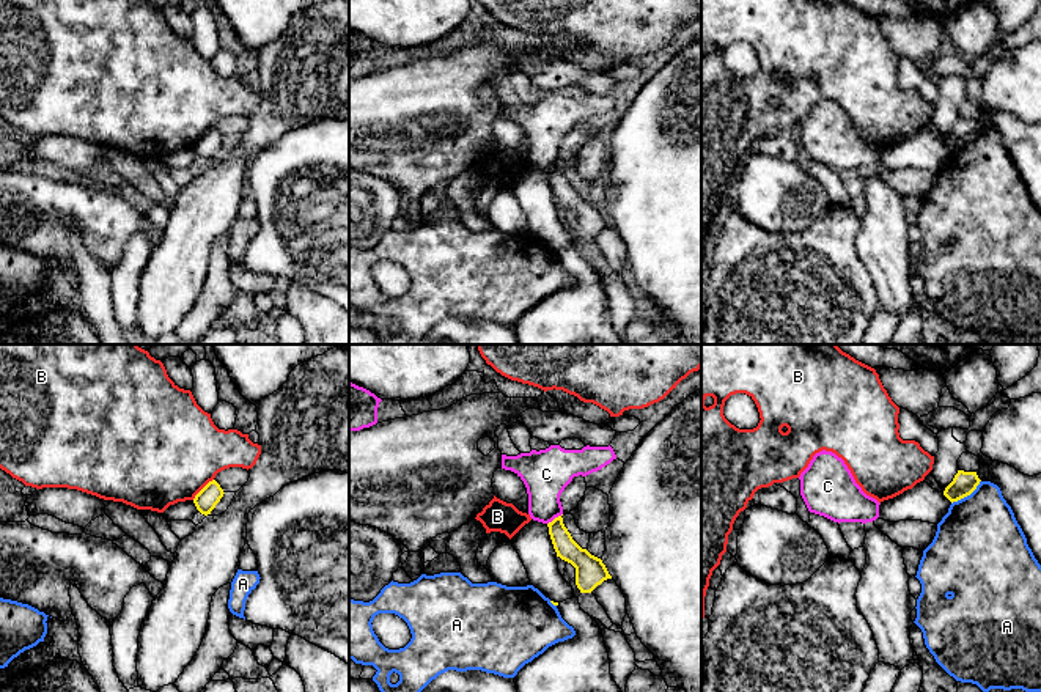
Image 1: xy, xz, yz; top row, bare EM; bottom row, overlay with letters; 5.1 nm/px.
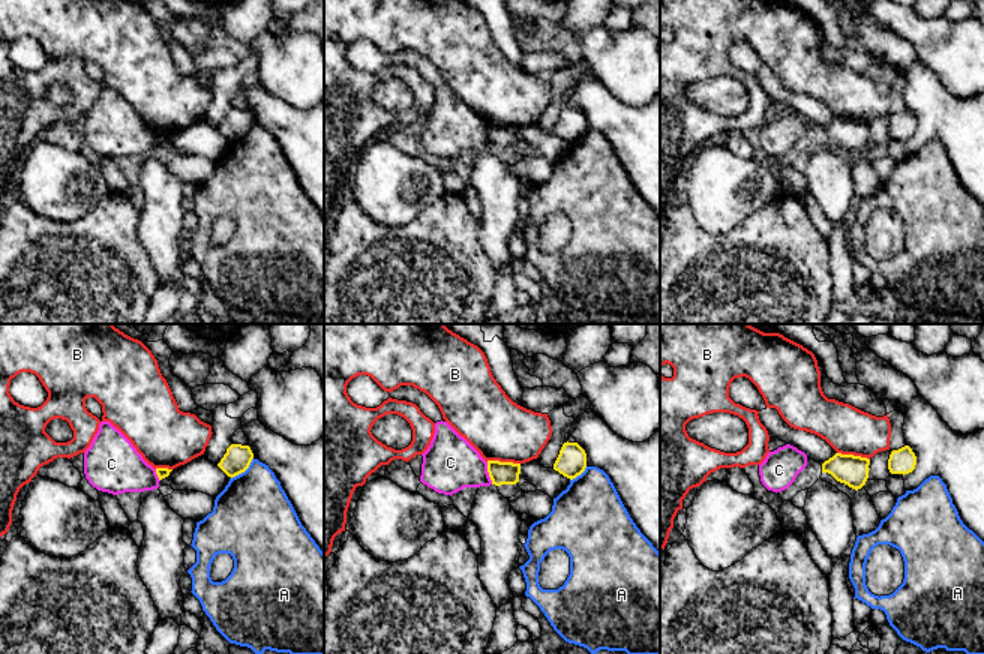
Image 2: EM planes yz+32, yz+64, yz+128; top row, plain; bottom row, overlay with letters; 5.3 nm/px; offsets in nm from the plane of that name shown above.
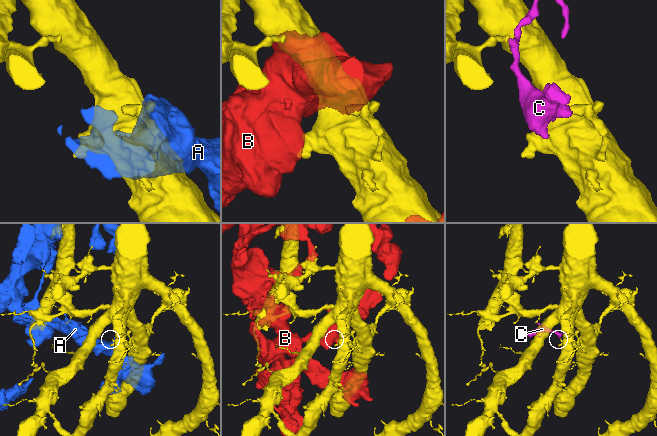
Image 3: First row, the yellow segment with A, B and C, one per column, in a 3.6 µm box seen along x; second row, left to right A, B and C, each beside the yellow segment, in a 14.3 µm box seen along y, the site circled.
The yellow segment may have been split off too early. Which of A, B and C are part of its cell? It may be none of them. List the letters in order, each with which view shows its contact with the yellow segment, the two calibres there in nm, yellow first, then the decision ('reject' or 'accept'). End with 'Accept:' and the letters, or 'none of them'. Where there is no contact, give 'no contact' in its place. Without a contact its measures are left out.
A: yz | 120/440 nm | reject
B: xy | 110/500 nm | reject
C: xz | 110/240 nm | reject
Accept: none of them

